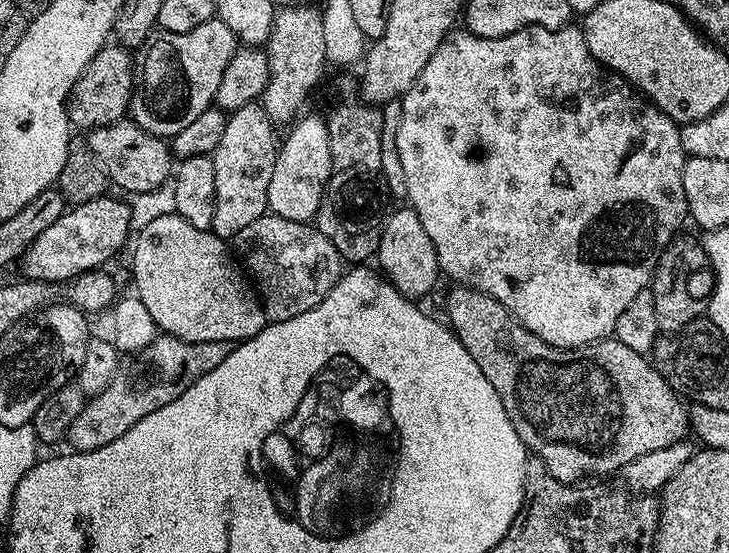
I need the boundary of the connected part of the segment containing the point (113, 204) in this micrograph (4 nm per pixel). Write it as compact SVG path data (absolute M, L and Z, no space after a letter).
M111 194L94 198L90 202L69 207L47 230L30 242L18 261L24 271L24 280L40 280L43 284L59 285L59 280L71 282L83 272L95 272L123 246L129 243L133 227L127 203L115 200Z

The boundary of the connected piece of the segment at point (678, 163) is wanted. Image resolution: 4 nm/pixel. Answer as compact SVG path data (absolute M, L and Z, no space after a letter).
M565 26L562 28L538 28L530 27L518 30L514 34L506 34L502 38L482 38L475 36L467 30L453 30L448 33L448 37L440 43L438 50L434 50L434 54L430 54L430 62L426 62L426 66L422 66L422 74L418 74L418 78L414 82L414 86L410 86L410 90L400 100L402 106L402 118L400 125L396 131L396 141L398 142L398 158L402 158L402 174L406 174L406 197L407 203L418 214L418 218L422 218L422 226L426 230L426 234L430 234L430 242L434 242L434 250L438 254L438 262L440 263L440 271L445 277L456 280L457 285L465 288L473 288L479 292L484 292L487 296L492 296L499 304L508 308L509 314L515 318L519 324L526 326L526 330L530 330L538 338L542 338L542 342L546 342L550 346L558 346L559 348L580 348L583 344L593 344L595 340L607 340L616 331L616 323L622 315L622 310L626 310L626 306L630 306L630 301L637 294L642 294L651 285L652 275L656 269L656 263L660 261L660 254L672 243L676 232L680 228L680 223L686 220L688 216L688 203L686 202L686 190L682 186L682 174L684 173L684 161L686 153L682 146L682 138L680 137L681 125L675 124L664 111L656 107L652 101L648 99L644 93L637 91L636 87L619 73L611 71L596 61L587 49L584 36L579 27Z

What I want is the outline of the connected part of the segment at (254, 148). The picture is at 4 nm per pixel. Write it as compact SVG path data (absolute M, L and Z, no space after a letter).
M263 103L247 104L230 113L222 142L218 142L211 158L214 162L214 222L211 231L217 236L231 238L238 230L250 226L254 218L268 212L270 174L278 151L277 137L272 137L274 125L264 113Z

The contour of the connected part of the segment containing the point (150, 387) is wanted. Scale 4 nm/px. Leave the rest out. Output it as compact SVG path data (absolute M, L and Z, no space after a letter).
M160 334L141 352L121 359L116 367L114 378L102 390L102 394L91 397L85 403L82 414L74 418L66 440L78 452L93 452L102 446L110 446L114 438L122 438L130 426L142 422L146 414L154 414L162 406L174 402L202 374L210 374L228 357L230 348L227 343L188 342L178 337Z

